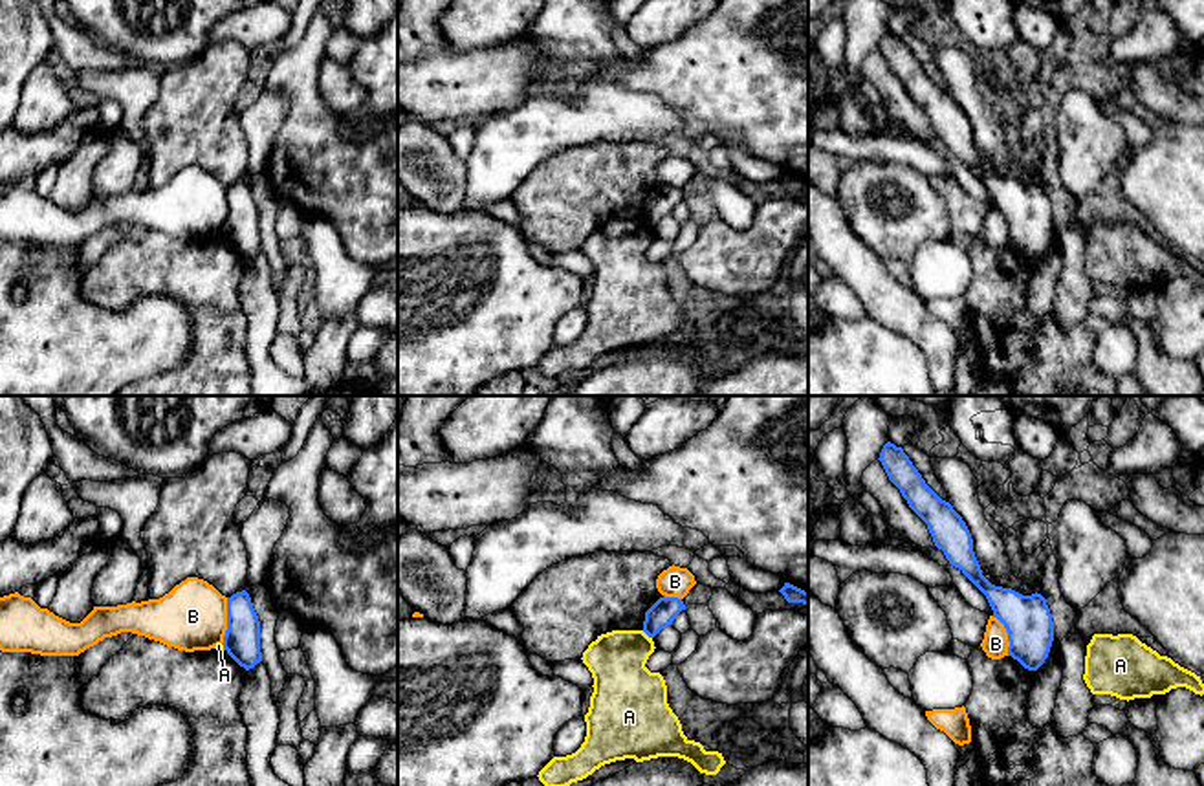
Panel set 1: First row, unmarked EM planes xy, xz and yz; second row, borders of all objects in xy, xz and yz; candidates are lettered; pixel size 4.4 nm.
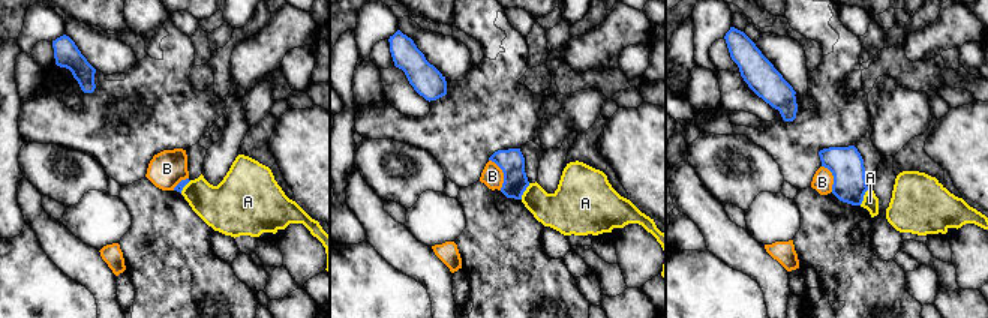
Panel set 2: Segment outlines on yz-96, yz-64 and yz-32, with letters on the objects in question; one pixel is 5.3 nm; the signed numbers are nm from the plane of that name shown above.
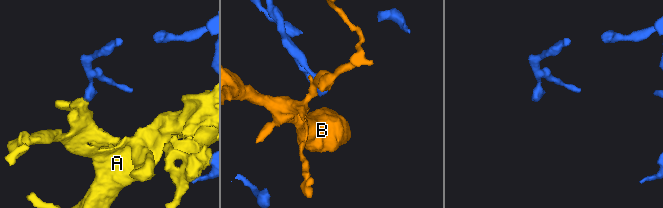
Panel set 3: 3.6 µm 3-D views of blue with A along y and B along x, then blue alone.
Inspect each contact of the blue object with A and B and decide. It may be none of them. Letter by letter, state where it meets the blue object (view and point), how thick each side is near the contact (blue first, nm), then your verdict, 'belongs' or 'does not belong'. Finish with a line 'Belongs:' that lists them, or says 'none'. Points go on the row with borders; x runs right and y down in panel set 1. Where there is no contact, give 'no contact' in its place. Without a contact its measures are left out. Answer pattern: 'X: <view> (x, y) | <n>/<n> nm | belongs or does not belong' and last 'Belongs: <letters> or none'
A: xz (647, 634) | 120/260 nm | does not belong
B: xy (228, 622) | 160/300 nm | does not belong
Belongs: none

